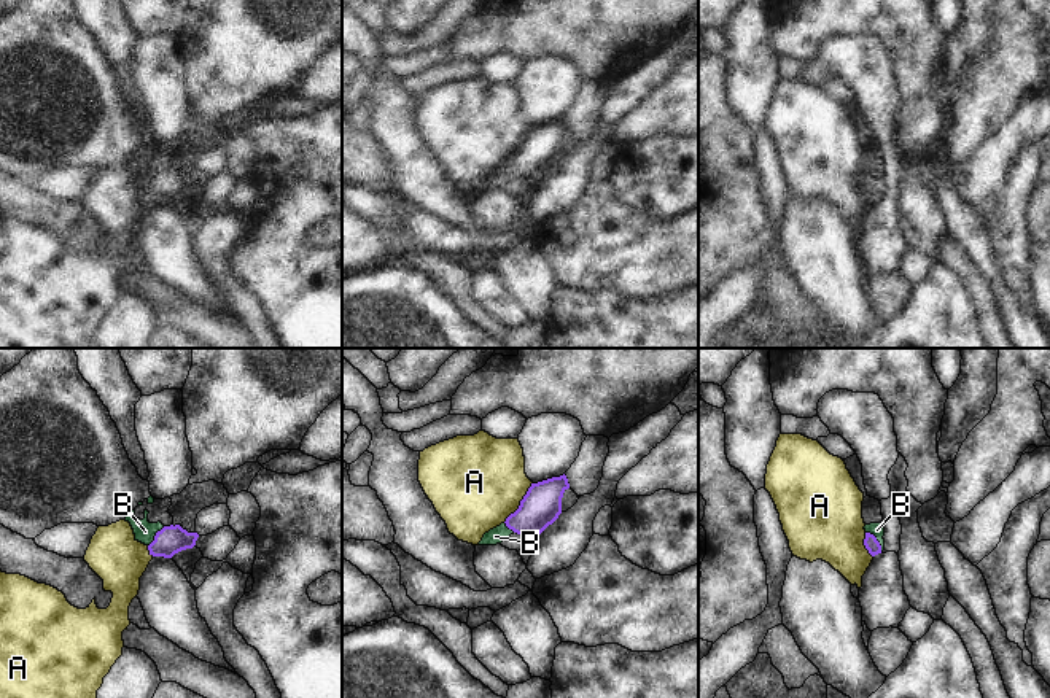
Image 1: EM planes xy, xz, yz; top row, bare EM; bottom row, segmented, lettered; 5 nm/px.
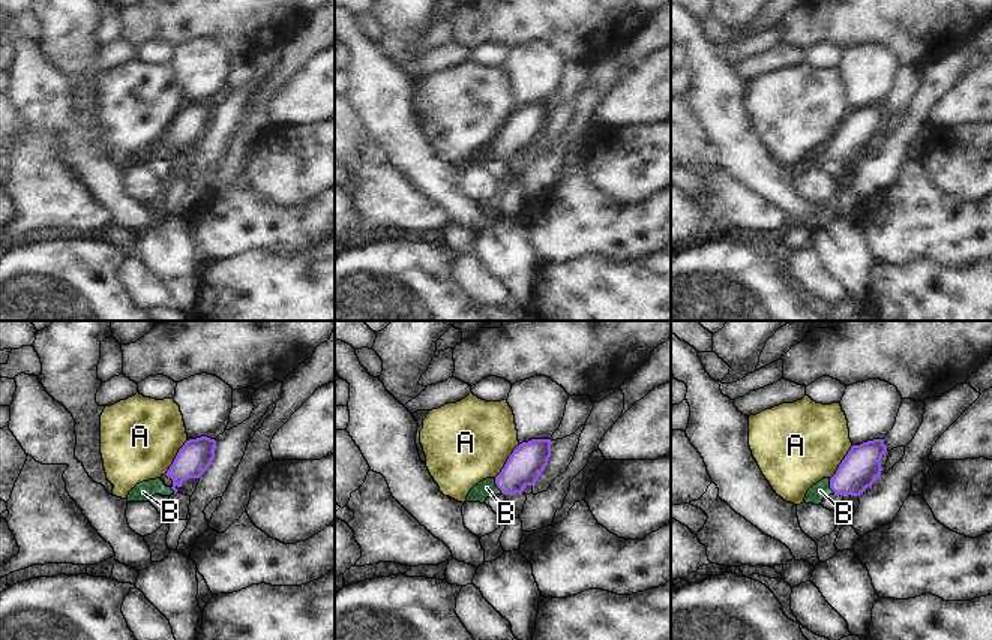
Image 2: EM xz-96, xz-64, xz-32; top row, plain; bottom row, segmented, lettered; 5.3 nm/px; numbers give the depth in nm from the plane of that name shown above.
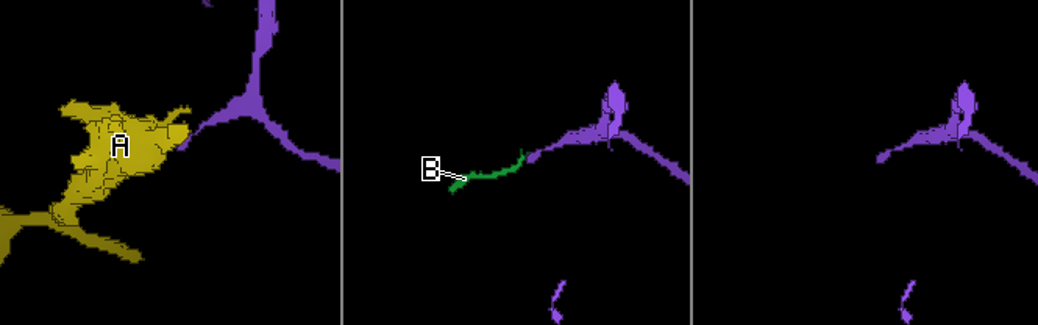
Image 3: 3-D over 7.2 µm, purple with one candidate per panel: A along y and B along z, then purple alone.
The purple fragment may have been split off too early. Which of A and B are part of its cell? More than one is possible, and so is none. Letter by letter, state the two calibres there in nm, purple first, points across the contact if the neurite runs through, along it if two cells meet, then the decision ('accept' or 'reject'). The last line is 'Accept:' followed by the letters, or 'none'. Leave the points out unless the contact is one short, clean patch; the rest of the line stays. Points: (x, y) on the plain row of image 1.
A: 200/480 nm | reject
B: 70/70 nm | across yz (871, 186), (875, 183), (877, 174) | accept
Accept: B

